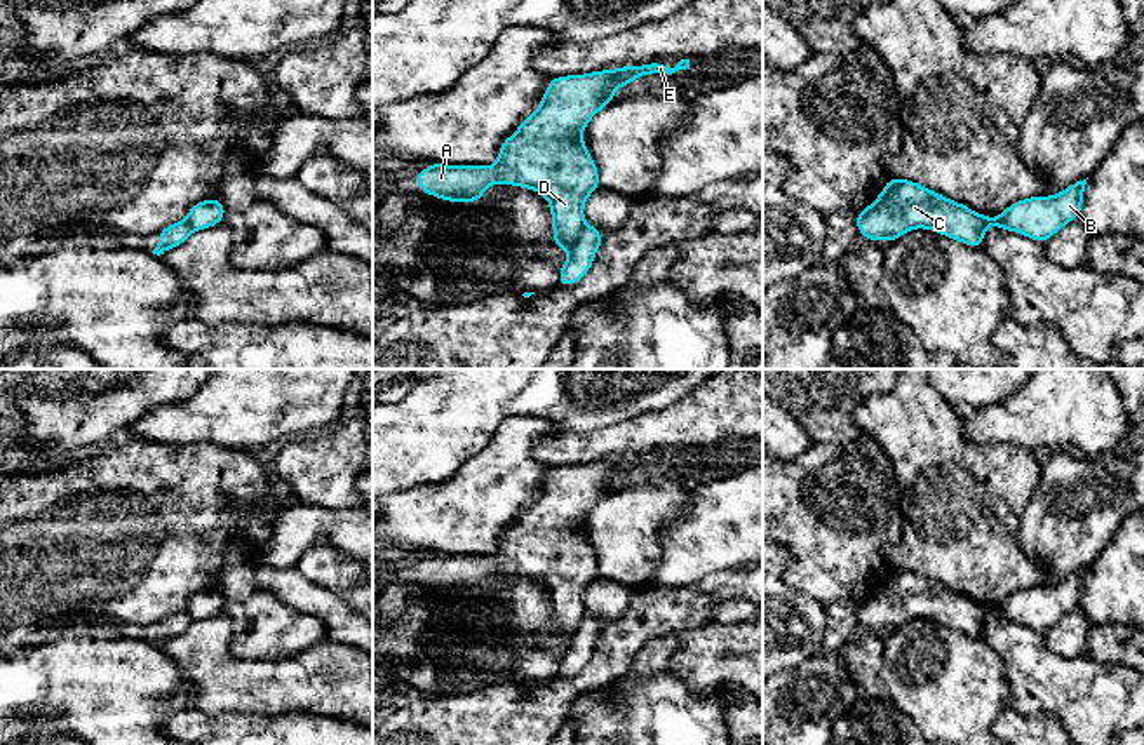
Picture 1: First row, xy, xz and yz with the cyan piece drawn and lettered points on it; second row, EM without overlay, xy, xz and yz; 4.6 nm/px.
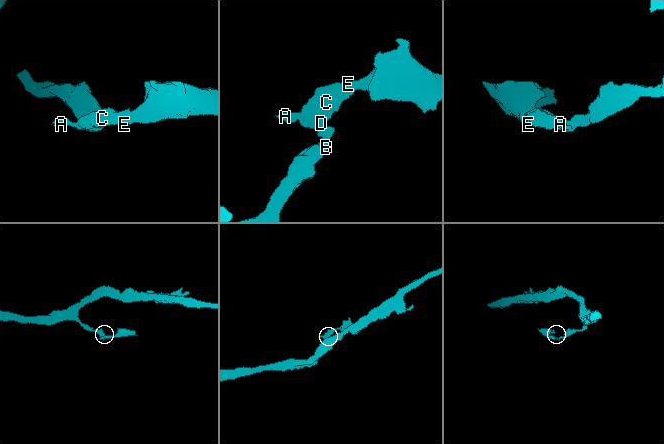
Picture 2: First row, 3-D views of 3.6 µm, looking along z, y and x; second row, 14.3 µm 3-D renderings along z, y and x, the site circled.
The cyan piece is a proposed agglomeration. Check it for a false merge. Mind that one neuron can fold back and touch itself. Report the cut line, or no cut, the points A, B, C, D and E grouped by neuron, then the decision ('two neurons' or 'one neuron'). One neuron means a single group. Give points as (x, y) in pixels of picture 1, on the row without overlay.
xz (584, 613), (570, 639) | A C D E / B | two neurons

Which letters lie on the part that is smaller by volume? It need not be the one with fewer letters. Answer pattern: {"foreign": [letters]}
{"foreign": ["A", "C", "D", "E"]}

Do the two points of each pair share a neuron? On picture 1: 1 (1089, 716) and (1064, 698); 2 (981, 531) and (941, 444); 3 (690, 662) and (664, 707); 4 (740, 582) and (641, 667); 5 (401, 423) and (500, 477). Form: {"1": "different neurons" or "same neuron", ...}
{"1": "same neuron", "2": "same neuron", "3": "different neurons", "4": "different neurons", "5": "different neurons"}

